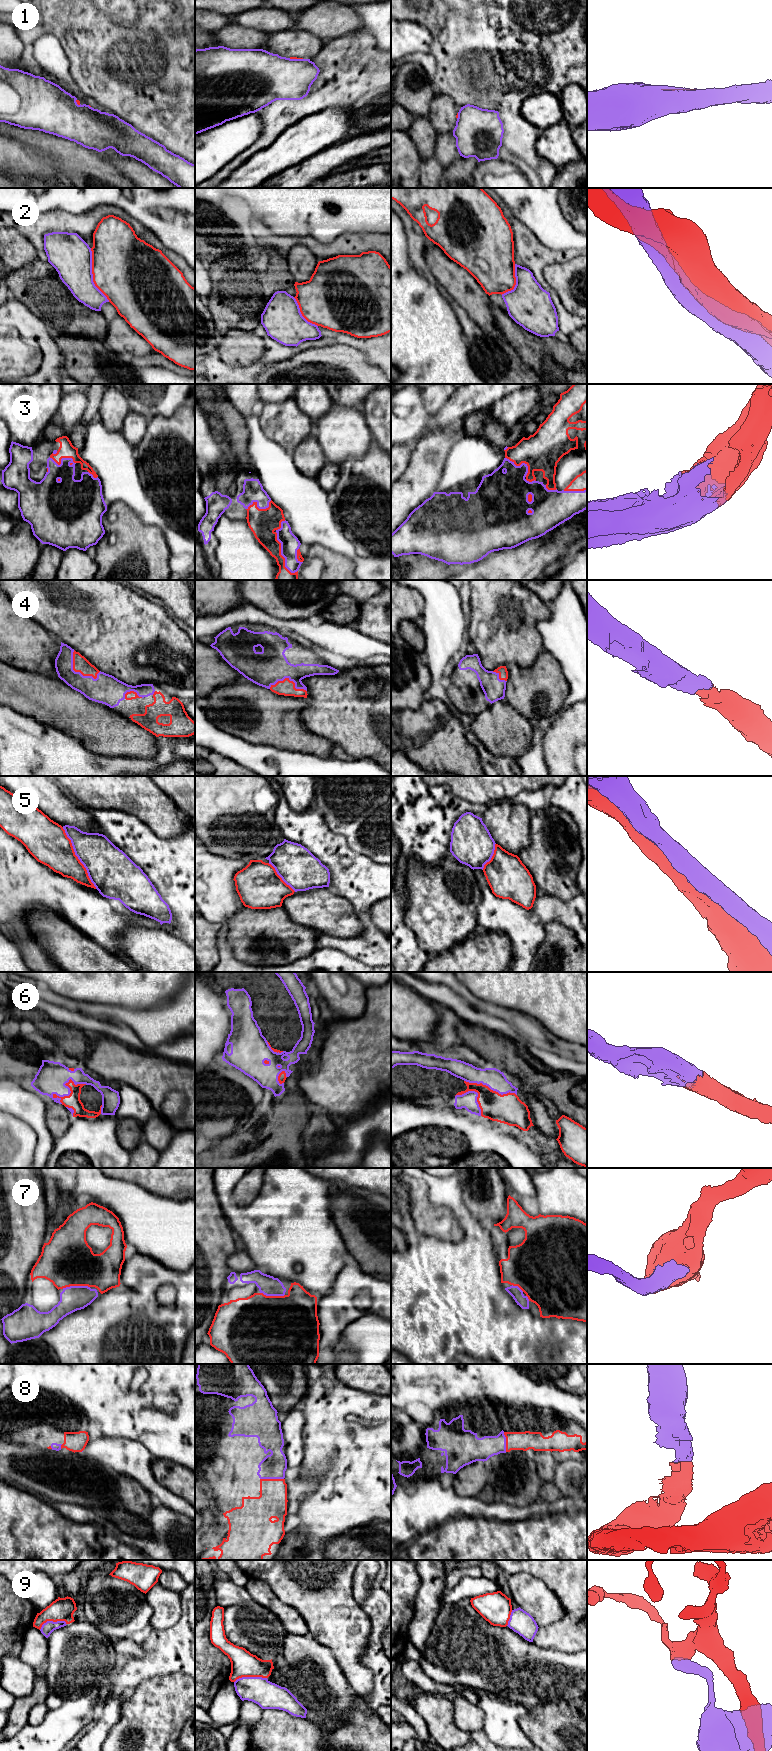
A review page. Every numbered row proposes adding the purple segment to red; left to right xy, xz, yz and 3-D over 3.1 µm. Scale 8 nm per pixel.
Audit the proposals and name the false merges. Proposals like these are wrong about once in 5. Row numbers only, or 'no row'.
1, 2, 5, 9

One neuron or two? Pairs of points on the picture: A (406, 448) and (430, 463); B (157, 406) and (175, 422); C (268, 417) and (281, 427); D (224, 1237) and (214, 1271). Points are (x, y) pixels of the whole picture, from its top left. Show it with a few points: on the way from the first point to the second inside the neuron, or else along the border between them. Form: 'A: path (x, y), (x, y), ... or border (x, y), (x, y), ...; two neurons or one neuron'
A: border (413, 445), (408, 467), (402, 473); two neurons
B: border (184, 404), (169, 417), (154, 416), (148, 421); two neurons
C: path (271, 417), (278, 424); one neuron
D: path (216, 1245), (214, 1247), (214, 1263); one neuron

